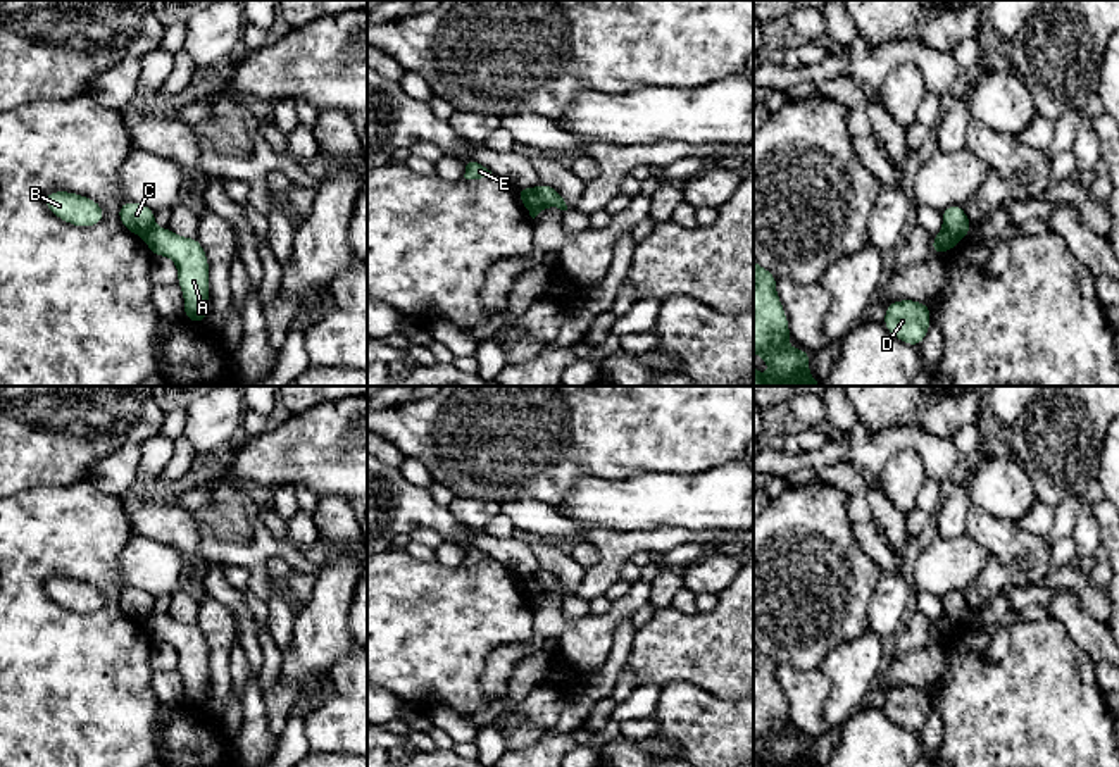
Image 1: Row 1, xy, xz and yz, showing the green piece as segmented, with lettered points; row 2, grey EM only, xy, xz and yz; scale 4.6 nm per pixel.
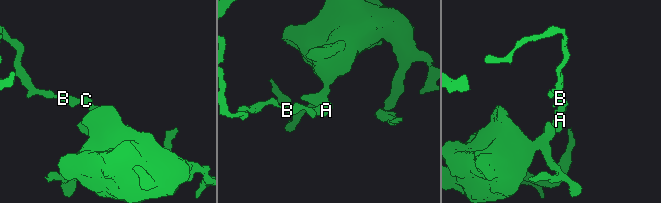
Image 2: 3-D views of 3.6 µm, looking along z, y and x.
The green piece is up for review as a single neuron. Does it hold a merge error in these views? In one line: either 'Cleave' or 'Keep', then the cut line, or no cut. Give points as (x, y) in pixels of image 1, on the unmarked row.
Cleave. Split along xz (533, 574), (543, 593)

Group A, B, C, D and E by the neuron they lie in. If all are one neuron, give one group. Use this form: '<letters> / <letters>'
A D / B C E

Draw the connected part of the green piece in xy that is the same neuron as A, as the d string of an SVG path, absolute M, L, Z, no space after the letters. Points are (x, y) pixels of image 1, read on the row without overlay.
M153 614L145 629L152 641L164 641L178 652L178 670L184 683L184 705L203 708L209 702L209 646L197 624L183 624L167 614Z

